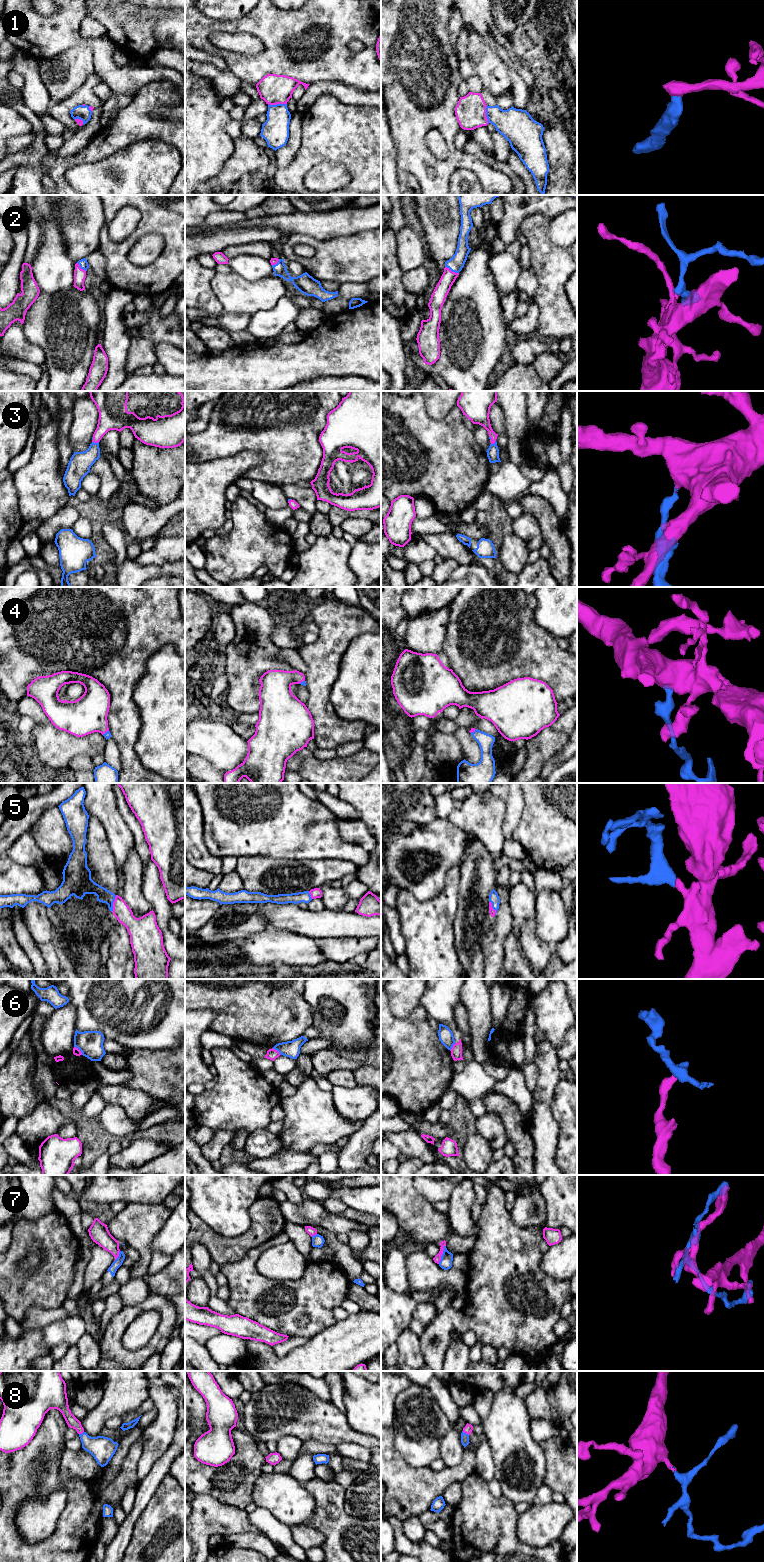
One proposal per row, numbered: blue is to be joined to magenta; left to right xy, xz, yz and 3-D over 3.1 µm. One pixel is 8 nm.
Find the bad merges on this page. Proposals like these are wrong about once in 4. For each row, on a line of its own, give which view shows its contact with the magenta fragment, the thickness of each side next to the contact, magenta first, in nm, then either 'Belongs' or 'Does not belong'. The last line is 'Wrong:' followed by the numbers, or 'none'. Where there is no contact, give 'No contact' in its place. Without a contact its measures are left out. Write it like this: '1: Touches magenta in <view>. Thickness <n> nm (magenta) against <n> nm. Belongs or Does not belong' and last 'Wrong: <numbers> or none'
1: Touches magenta in xz. Thickness 240 nm (magenta) against 220 nm. Belongs
2: Touches magenta in yz. Thickness 120 nm (magenta) against 120 nm. Belongs
3: Touches magenta in xy. Thickness 200 nm (magenta) against 180 nm. Belongs
4: Touches magenta in xy. Thickness 300 nm (magenta) against 60 nm. Belongs
5: Touches magenta in xy. Thickness 140 nm (magenta) against 130 nm. Belongs
6: Touches magenta in xz. Thickness 90 nm (magenta) against 140 nm. Does not belong
7: Touches magenta in yz. Thickness 60 nm (magenta) against 100 nm. Does not belong
8: Touches magenta in yz. Thickness 70 nm (magenta) against 60 nm. Belongs
Wrong: 6, 7

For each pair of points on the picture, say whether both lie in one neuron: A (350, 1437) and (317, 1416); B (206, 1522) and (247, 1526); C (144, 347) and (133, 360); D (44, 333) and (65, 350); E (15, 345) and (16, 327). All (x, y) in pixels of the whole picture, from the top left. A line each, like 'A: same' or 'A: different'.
A: same
B: same
C: same
D: same
E: same

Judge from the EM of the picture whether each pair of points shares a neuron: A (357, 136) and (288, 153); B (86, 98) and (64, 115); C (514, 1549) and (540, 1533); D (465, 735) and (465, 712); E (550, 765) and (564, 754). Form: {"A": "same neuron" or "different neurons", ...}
{"A": "different neurons", "B": "same neuron", "C": "different neurons", "D": "different neurons", "E": "same neuron"}

